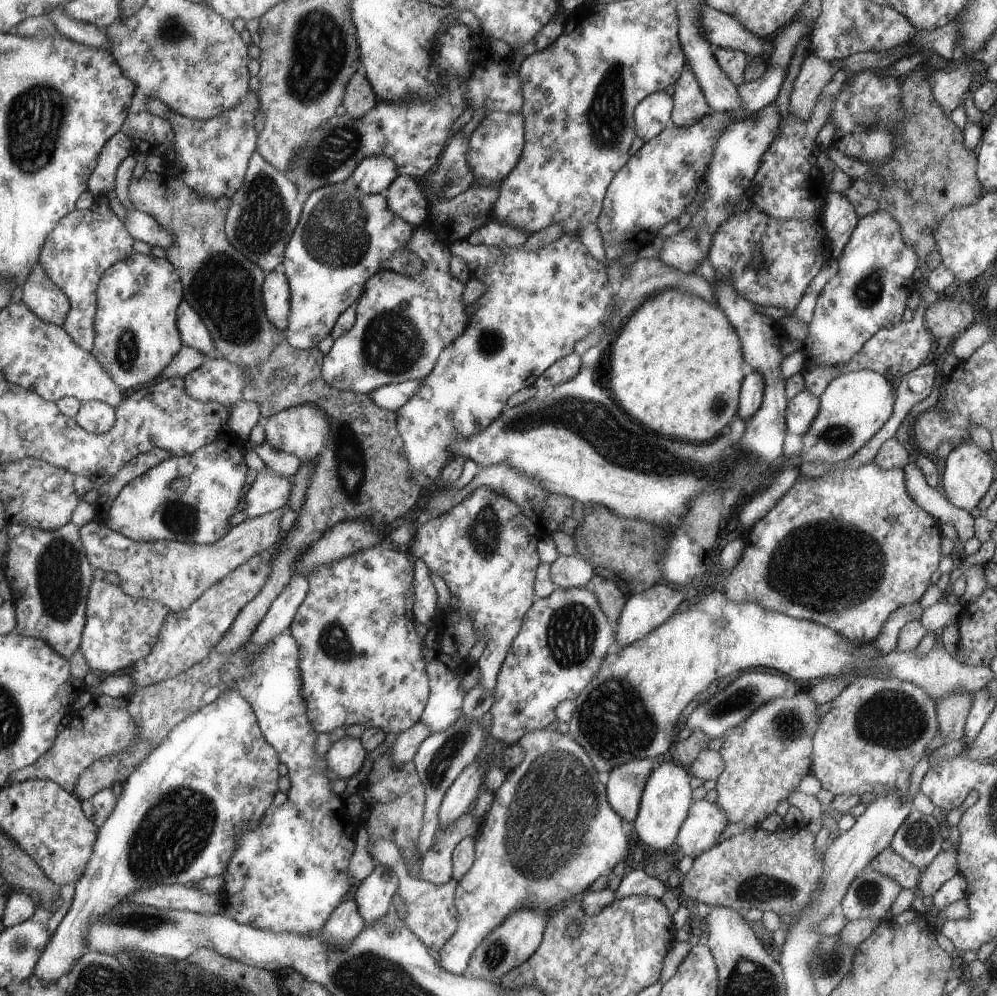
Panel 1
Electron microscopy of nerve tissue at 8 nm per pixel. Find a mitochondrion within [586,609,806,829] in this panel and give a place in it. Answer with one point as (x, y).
(726, 706)

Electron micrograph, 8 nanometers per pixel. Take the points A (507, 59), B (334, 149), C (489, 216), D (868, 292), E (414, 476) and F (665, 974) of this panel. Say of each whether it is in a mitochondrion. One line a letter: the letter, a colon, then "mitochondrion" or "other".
A: other
B: mitochondrion
C: other
D: mitochondrion
E: other
F: other

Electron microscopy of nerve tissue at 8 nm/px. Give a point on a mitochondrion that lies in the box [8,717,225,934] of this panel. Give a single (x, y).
(173, 833)

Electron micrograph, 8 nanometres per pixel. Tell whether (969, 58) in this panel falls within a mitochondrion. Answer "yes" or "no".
no

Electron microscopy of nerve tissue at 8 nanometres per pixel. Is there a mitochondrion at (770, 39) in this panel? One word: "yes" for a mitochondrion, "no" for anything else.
no

